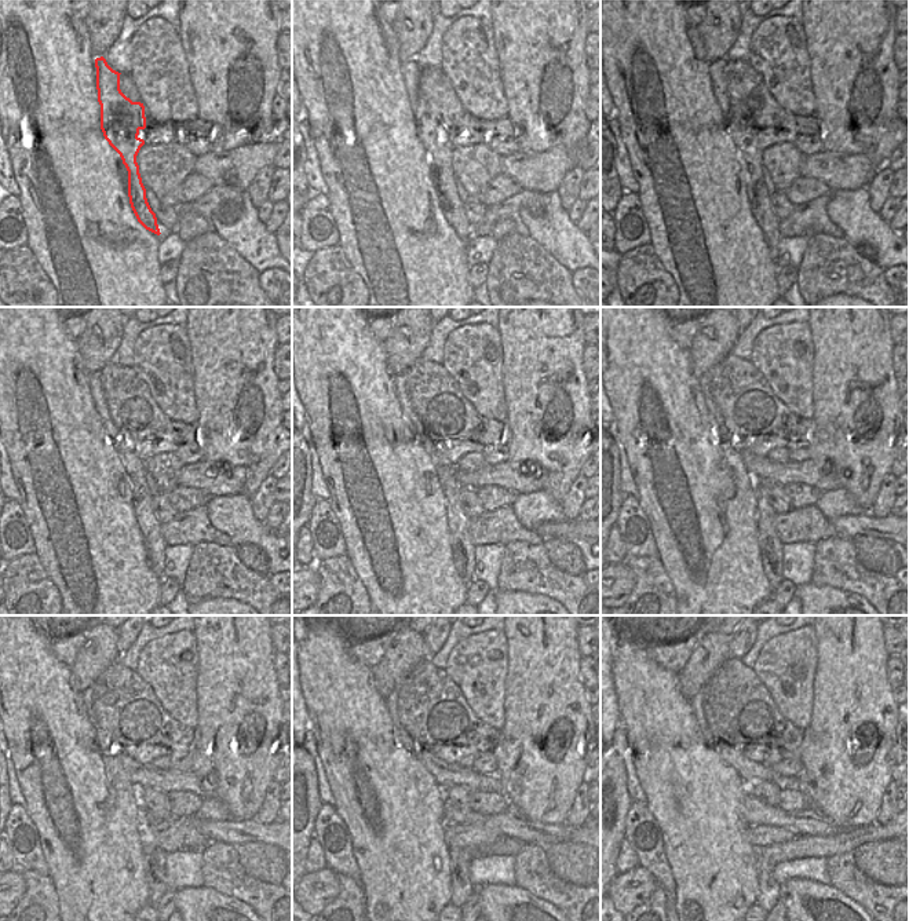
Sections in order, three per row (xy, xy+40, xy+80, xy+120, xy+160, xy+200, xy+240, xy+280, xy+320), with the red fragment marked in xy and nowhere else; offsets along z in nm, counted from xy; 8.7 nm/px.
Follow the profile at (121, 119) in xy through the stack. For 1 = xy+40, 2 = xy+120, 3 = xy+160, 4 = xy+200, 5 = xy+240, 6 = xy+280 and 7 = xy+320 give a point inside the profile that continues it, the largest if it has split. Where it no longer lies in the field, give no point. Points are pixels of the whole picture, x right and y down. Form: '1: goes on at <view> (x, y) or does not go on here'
1: goes on at xy+40 (431, 123)
2: goes on at xy+120 (124, 442)
3: goes on at xy+160 (462, 545)
4: goes on at xy+200 (770, 547)
5: goes on at xy+240 (154, 858)
6: goes on at xy+280 (460, 858)
7: goes on at xy+320 (769, 890)

